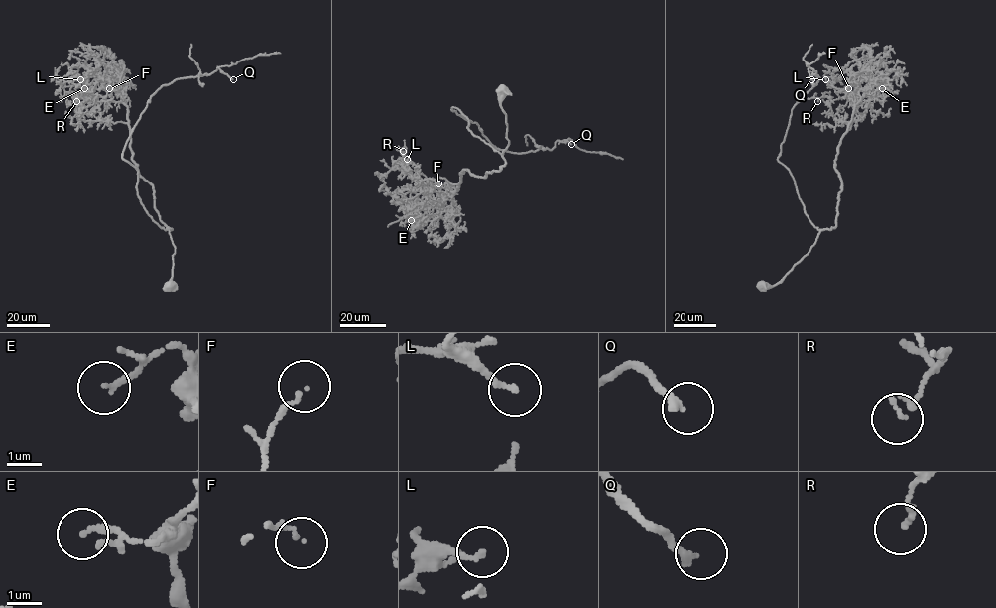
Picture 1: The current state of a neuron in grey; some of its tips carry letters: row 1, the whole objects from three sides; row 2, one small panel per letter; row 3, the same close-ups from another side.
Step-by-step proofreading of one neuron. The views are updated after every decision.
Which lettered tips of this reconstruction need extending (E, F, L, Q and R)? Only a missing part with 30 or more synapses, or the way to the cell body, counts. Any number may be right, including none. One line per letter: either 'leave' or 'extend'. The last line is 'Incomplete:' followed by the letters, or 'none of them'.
E: leave
F: leave
L: leave
Q: extend
R: leave
Incomplete: Q

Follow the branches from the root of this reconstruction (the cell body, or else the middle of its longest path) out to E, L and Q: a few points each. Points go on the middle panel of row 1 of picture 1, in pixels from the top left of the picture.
E: (502, 89), (505, 164), (485, 177), (463, 170), (457, 191), (435, 185), (417, 213), (420, 220), (411, 220)
L: (502, 89), (509, 144), (499, 171), (463, 170), (457, 191), (435, 185), (424, 194), (397, 168), (407, 159)
Q: (502, 89), (509, 140), (502, 154), (451, 109), (511, 153), (551, 150), (557, 140), (571, 144)

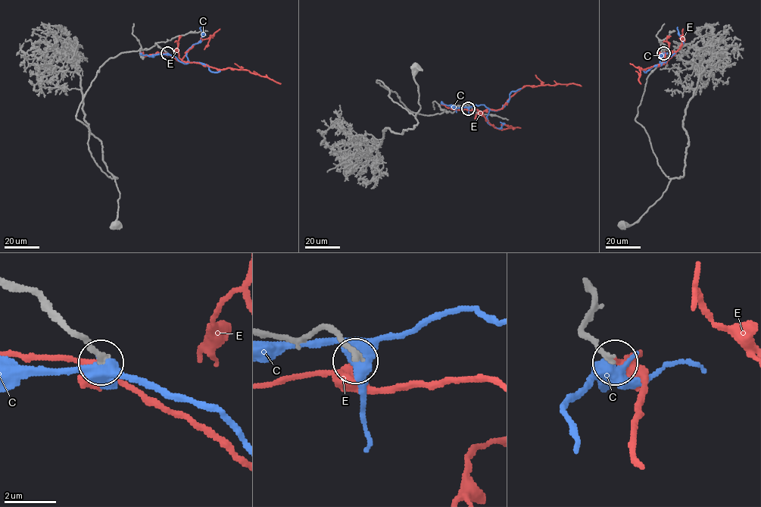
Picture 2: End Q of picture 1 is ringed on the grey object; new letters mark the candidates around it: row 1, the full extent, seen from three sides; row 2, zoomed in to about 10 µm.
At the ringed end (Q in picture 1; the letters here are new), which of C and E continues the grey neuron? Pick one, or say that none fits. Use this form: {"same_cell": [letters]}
{"same_cell": []}

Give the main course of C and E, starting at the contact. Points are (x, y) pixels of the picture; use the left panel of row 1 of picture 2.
C: (167, 53), (184, 64), (188, 63), (186, 51), (200, 41), (202, 31), (201, 26)
E: (167, 53), (179, 61), (200, 63), (222, 70), (232, 67), (247, 70), (280, 83)

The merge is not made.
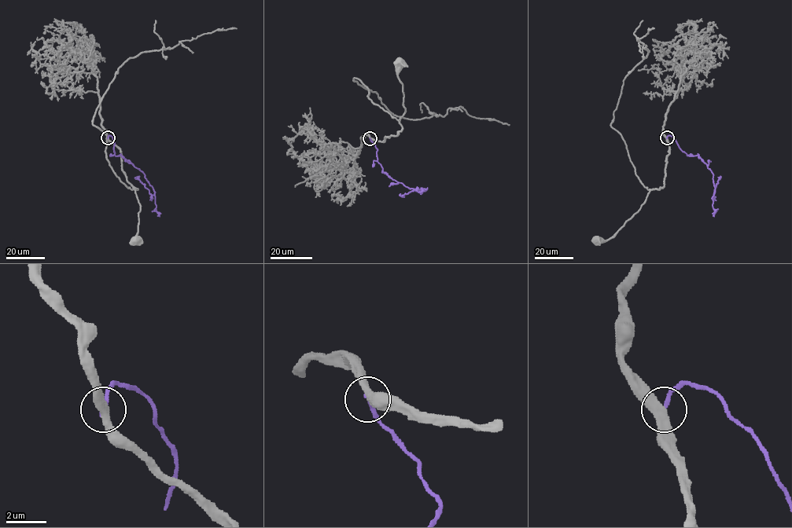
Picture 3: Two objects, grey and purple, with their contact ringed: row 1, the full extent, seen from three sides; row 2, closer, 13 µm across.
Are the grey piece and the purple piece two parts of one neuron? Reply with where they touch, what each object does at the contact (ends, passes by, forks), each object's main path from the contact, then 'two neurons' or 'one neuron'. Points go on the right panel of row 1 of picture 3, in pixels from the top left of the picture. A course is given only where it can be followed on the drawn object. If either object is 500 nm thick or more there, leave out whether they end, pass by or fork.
(667, 137) | grey passes by | purple ends | grey via (667, 137), (669, 150), (664, 185), (651, 189), (639, 209), (611, 237), (604, 241), (595, 240) | purple via (667, 137), (671, 135), (689, 156), (698, 155), (713, 174), (713, 195), (718, 177) | two neurons

